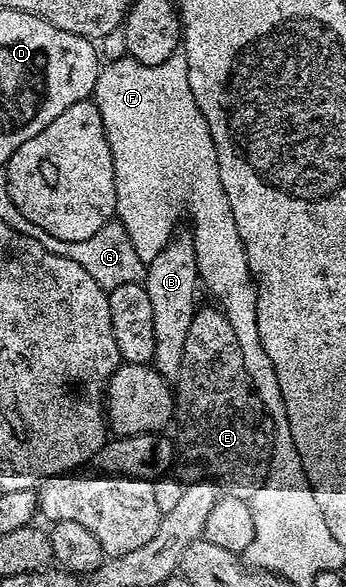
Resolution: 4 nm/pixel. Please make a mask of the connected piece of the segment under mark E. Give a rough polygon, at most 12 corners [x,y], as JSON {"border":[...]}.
{"border":[[224,310],[187,329],[175,380],[185,483],[248,501],[273,423]]}

